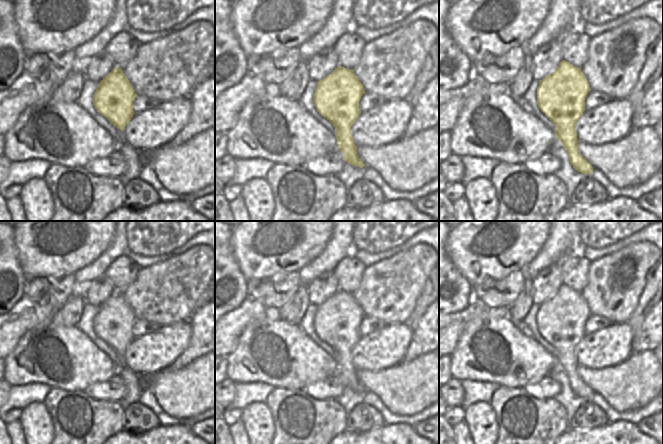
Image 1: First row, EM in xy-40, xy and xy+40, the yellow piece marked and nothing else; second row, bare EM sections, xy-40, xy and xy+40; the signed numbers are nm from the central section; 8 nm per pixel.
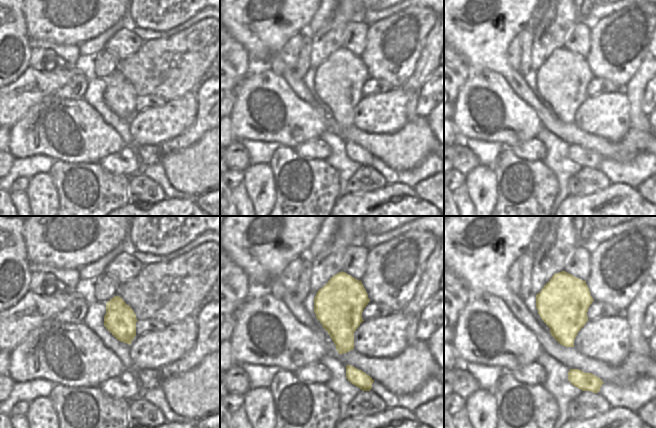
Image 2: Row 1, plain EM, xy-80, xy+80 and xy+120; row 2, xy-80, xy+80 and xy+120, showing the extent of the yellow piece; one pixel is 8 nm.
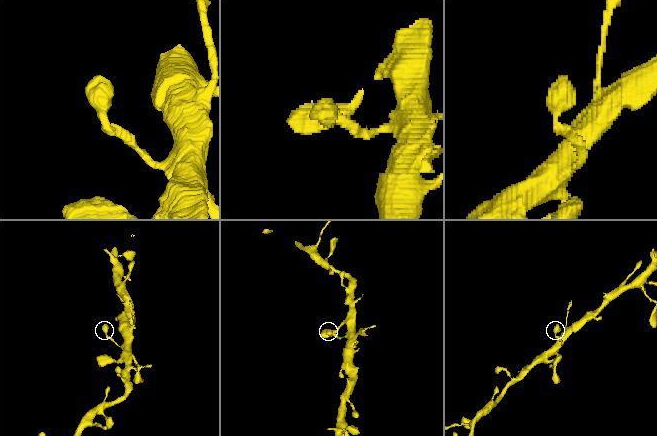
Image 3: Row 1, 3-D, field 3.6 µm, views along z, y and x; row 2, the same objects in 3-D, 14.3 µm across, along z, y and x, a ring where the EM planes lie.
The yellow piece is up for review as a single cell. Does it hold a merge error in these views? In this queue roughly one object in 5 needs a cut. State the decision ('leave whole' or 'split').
leave whole

